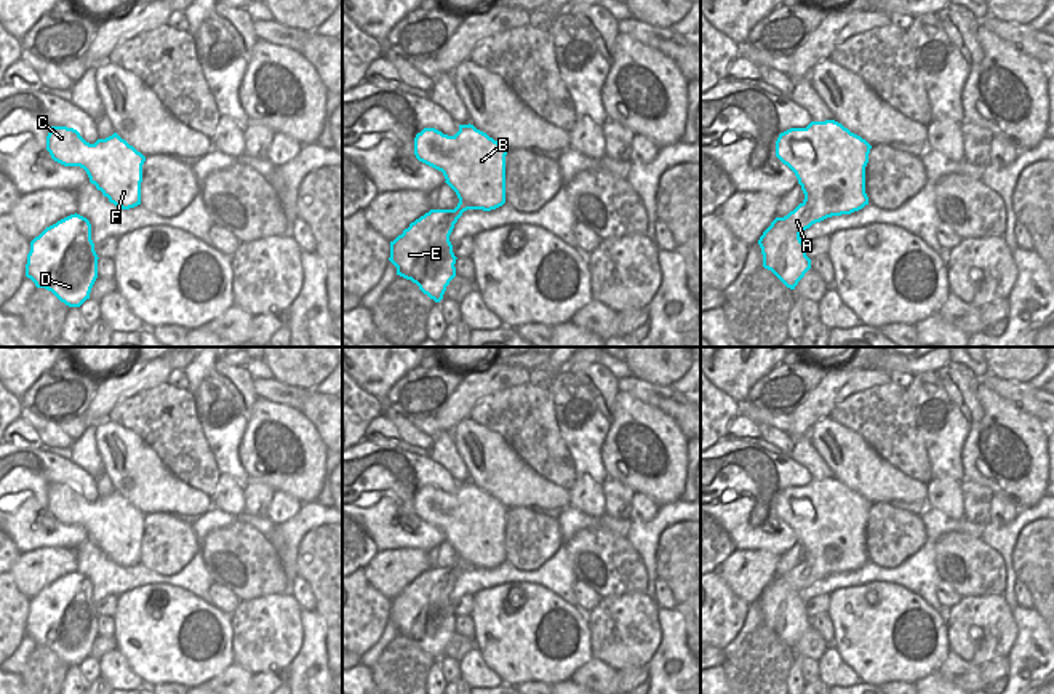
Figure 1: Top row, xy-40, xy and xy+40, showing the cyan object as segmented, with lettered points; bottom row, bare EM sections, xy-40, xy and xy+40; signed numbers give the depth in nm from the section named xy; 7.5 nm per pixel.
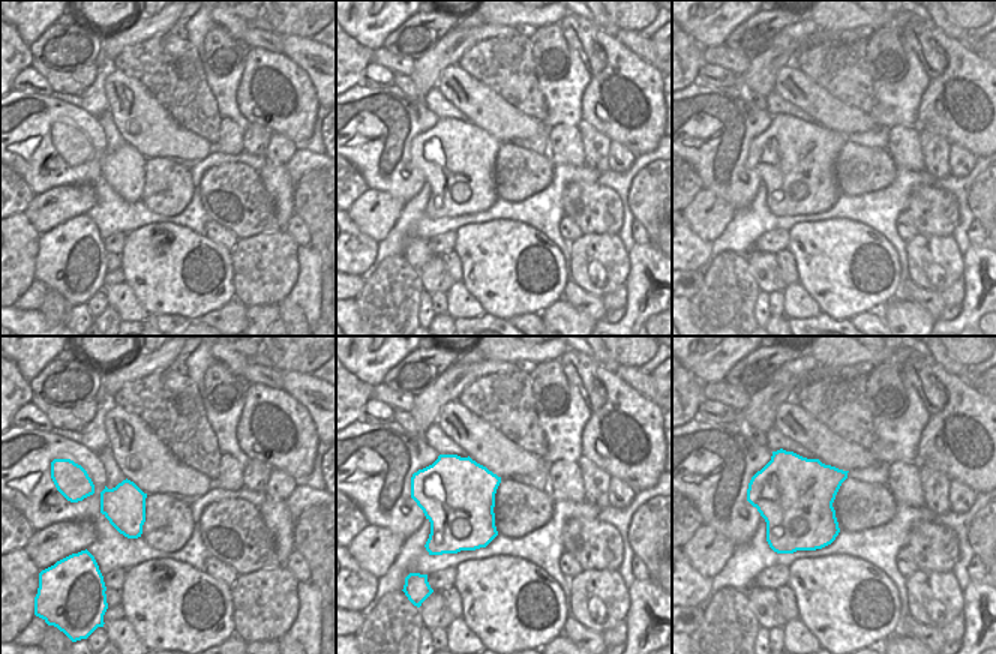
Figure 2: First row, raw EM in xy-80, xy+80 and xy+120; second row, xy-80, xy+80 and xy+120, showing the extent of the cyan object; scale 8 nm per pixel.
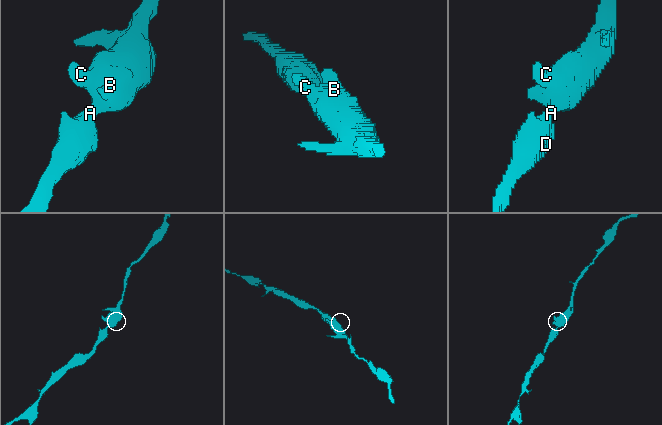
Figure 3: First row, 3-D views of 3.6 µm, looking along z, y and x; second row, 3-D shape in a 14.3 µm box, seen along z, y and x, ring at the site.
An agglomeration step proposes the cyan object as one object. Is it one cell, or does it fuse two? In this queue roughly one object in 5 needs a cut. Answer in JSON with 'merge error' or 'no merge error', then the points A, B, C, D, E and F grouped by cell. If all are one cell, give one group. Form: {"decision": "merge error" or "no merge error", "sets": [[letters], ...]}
{"decision": "no merge error", "sets": [["A", "B", "C", "D", "E", "F"]]}

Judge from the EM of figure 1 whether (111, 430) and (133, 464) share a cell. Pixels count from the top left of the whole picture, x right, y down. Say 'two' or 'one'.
one

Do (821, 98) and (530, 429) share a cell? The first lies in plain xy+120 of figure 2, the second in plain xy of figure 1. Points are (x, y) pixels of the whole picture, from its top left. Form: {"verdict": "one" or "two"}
{"verdict": "two"}

